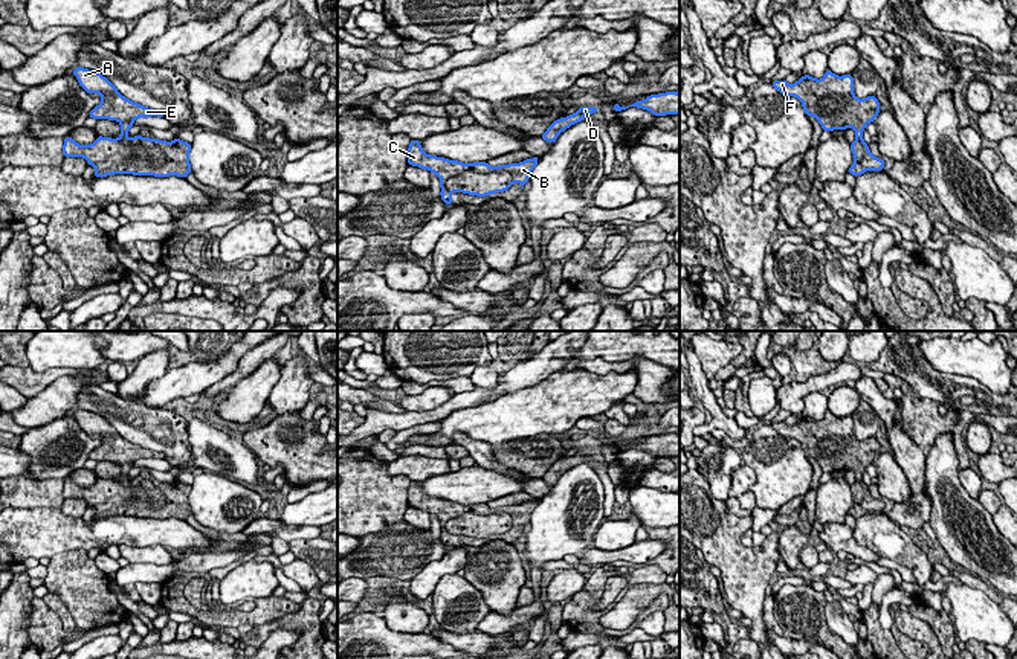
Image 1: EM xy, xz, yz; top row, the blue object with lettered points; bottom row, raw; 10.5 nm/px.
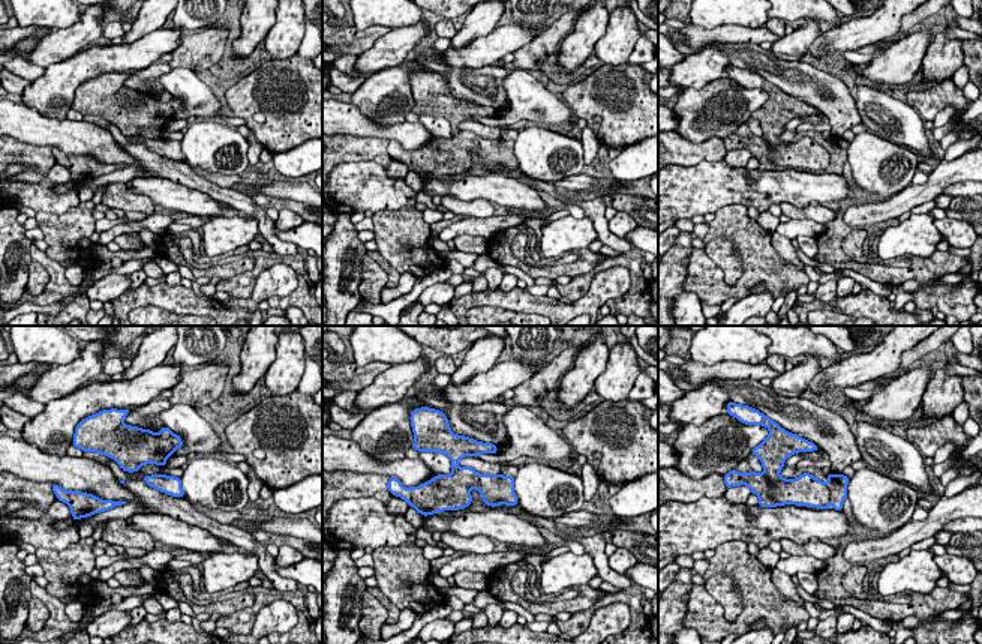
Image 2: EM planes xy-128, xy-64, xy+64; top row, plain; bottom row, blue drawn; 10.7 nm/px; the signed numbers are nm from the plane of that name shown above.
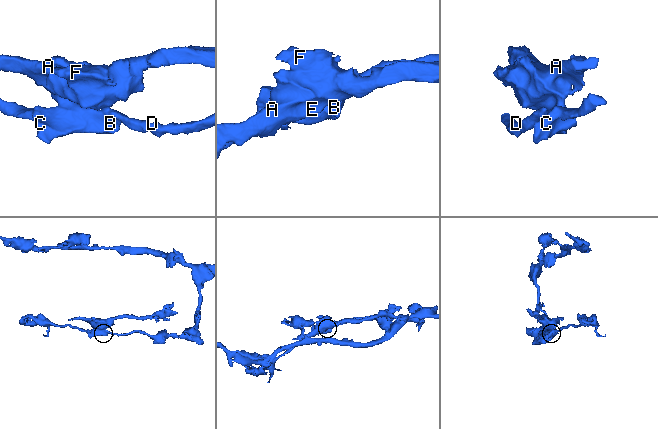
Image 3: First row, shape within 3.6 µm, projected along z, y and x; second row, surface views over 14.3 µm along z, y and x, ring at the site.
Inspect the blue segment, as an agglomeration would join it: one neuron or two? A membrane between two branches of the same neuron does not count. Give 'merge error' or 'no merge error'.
merge error

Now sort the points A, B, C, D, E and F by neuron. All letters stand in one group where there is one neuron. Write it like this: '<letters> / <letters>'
A E F / B C D

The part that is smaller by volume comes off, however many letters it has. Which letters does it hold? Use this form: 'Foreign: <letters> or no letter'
Foreign: A, E, F

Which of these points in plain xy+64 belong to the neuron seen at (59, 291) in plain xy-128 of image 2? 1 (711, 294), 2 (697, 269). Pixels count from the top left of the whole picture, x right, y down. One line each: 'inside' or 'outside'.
1: outside
2: outside

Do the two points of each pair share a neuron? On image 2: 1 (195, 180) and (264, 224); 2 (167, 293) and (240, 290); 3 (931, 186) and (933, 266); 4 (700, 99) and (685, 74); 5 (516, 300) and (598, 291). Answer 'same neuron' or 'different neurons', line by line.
1: same neuron
2: different neurons
3: different neurons
4: different neurons
5: same neuron

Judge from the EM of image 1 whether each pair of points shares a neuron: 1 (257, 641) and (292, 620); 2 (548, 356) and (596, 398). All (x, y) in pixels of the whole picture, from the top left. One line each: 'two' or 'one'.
1: one
2: two

